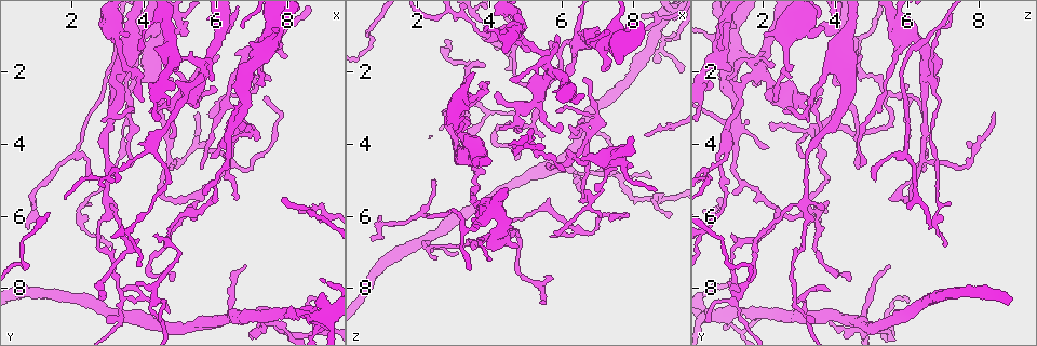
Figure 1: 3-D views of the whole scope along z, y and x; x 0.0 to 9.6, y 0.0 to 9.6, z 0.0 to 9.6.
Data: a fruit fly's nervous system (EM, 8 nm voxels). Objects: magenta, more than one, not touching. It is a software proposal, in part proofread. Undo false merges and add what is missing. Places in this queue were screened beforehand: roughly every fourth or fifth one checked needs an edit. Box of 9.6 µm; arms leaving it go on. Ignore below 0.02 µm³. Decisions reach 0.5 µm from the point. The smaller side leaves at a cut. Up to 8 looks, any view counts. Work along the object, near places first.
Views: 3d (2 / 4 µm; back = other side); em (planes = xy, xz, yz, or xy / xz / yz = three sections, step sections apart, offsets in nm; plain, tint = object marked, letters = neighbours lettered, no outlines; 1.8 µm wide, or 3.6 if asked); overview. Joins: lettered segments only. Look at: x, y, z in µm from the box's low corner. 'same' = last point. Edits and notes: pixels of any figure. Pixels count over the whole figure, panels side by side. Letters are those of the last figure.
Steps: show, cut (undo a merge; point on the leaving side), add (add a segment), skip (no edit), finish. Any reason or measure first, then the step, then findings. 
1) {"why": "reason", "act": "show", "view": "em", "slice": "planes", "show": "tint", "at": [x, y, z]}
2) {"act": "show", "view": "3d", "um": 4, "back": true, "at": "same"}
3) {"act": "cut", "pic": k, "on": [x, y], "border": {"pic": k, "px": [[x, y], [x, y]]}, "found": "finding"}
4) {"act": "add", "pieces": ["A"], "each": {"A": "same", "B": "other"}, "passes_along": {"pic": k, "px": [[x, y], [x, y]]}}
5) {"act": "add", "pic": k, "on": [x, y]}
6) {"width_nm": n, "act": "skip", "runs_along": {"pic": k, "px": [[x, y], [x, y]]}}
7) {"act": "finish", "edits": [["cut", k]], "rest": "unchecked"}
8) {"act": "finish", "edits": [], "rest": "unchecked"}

{"act": "show", "view": "em", "slice": "xz", "step": 4, "show": "tint", "at": [6.75, 3.50, 3.60]}

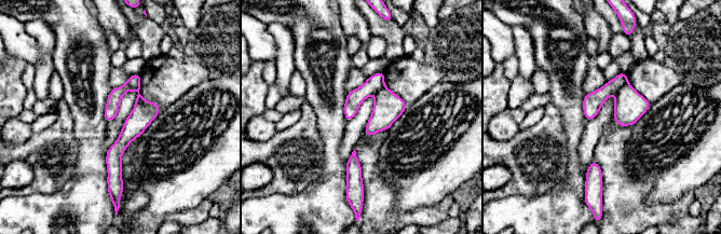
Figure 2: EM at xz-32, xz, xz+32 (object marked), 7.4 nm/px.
{"why": "what lies round it", "act": "show", "view": "em", "slice": "xz", "step": 4, "show": "letters", "at": "same"}

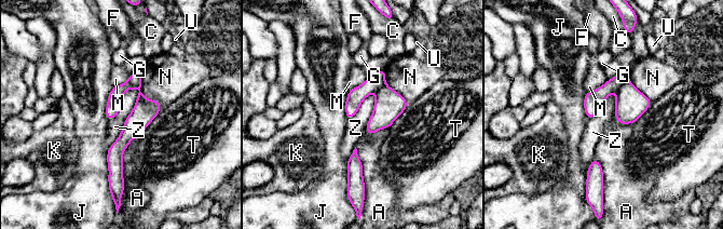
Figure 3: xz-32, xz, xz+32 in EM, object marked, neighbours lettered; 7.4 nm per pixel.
{"act": "skip", "each": {"A": "other", "C": "other", "F": "other", "G": "other", "J": "other", "K": "other", "M": "other", "N": "other", "T": "other", "U": "other", "Z": "other"}, "found": "one neuron here"}

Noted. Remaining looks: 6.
{"why": "branch stops here", "act": "show", "view": "3d", "um": 2, "at": [3.15, 0.70, 3.75]}

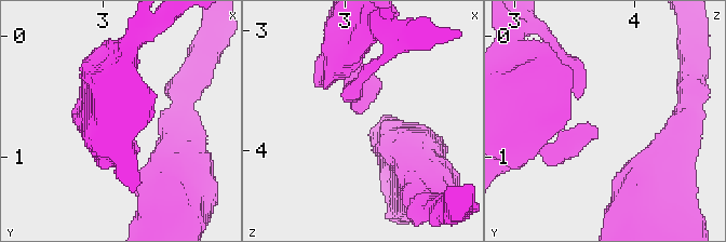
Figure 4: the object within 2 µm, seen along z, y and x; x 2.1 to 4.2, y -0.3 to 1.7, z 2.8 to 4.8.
{"why": "now the EM", "act": "show", "view": "em", "slice": "planes", "show": "plain", "at": [3.10, 0.74, 3.66]}

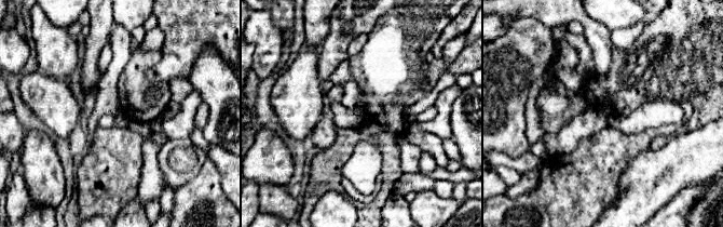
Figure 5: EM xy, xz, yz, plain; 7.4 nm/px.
{"act": "show", "view": "em", "slice": "planes", "show": "letters", "at": "same"}

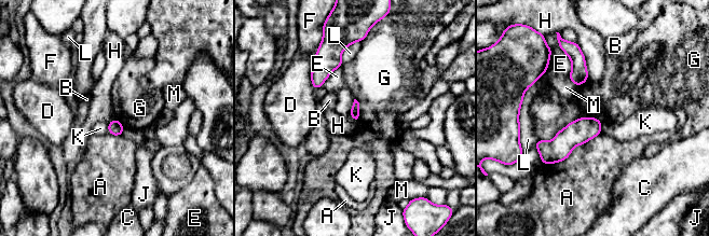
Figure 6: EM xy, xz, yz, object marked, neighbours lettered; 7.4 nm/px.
{"longest_contact_nm": ["A", 500], "act": "skip", "each": {"A": "other", "B": "other", "C": "other", "D": "other", "E": "other", "F": "other", "G": "other", "H": "other", "J": "other", "K": "other", "L": "other", "M": "other"}, "found": "none of them fits"}

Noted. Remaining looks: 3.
{"why": "an open end", "act": "show", "view": "3d", "um": 2, "at": [7.95, 1.60, 4.60]}

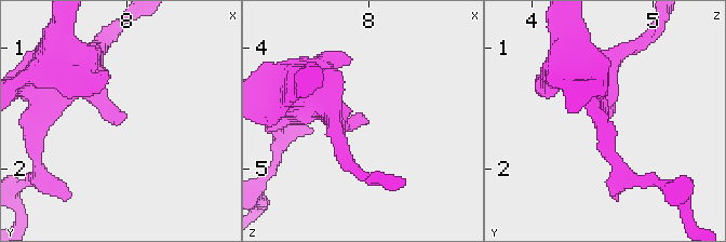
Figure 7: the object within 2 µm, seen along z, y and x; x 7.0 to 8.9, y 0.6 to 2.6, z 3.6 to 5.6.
{"why": "need the tissue", "act": "show", "view": "em", "slice": "xz", "step": 8, "show": "tint", "at": [7.98, 1.56, 4.58]}

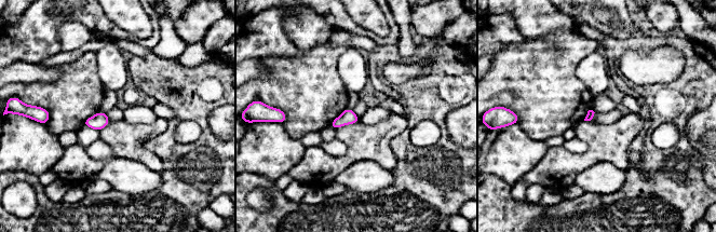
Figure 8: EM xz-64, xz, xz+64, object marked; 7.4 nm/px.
{"act": "show", "view": "em", "slice": "xz", "step": 8, "show": "letters", "at": "same"}

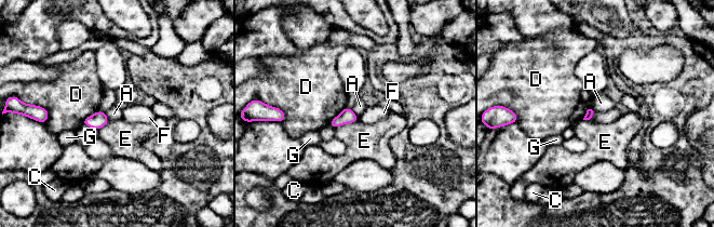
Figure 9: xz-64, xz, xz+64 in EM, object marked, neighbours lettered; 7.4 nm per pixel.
{"act": "skip", "each": {"A": "other", "C": "other", "D": "other", "E": "other", "F": "other", "G": "other"}, "border": {"pic": 9, "px": [[350, 108], [359, 117]]}, "found": "none of them fits"}

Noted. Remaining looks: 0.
{"act": "finish", "edits": [], "rest": "unchecked"}

